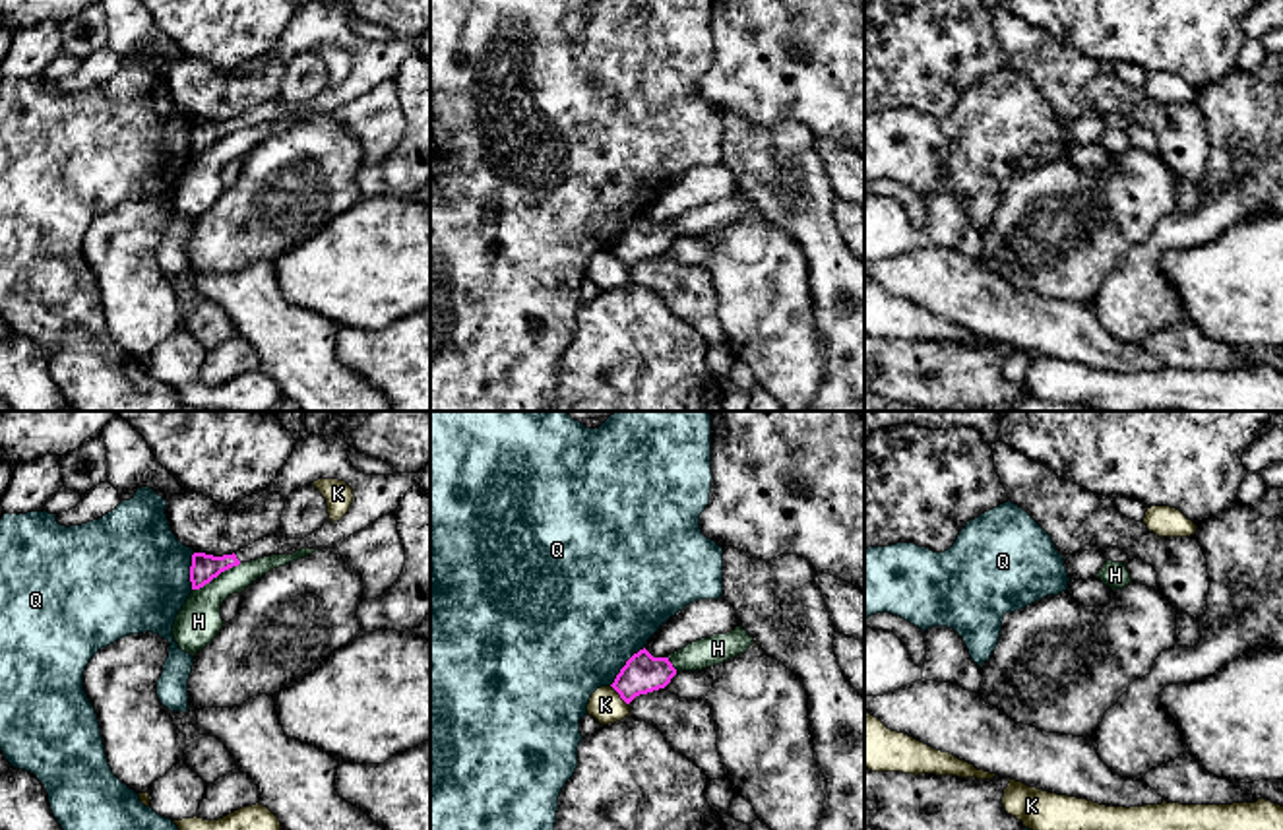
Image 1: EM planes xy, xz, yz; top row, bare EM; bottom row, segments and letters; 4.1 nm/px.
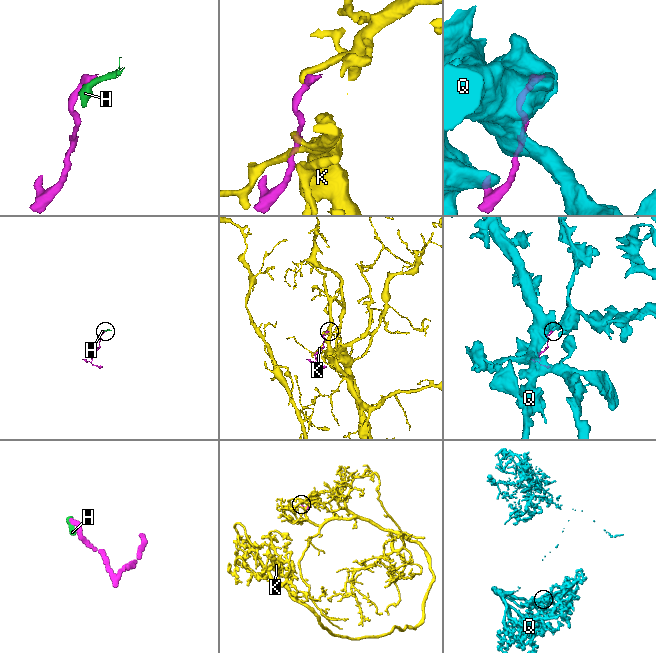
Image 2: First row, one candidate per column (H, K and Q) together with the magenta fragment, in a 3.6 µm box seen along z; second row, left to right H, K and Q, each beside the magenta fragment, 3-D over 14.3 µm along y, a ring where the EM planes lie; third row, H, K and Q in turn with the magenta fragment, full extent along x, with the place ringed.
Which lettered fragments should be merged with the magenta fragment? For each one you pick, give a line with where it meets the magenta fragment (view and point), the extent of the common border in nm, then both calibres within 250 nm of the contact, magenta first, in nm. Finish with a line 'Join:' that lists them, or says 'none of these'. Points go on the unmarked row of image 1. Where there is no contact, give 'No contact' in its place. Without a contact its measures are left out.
Join: none of these

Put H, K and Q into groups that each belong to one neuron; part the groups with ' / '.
H K / Q

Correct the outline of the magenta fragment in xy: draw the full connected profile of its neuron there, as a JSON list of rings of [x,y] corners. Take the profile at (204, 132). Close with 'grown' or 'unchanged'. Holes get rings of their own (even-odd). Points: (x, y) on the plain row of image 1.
[[[281,97],[262,103],[256,109],[223,122],[213,122],[205,118],[194,118],[192,120],[192,132],[190,132],[190,147],[192,155],[200,155],[205,149],[209,149],[213,144],[217,144],[221,138],[238,132],[240,128],[250,128],[256,124],[264,124],[271,118],[275,118],[281,111]]]; grown

